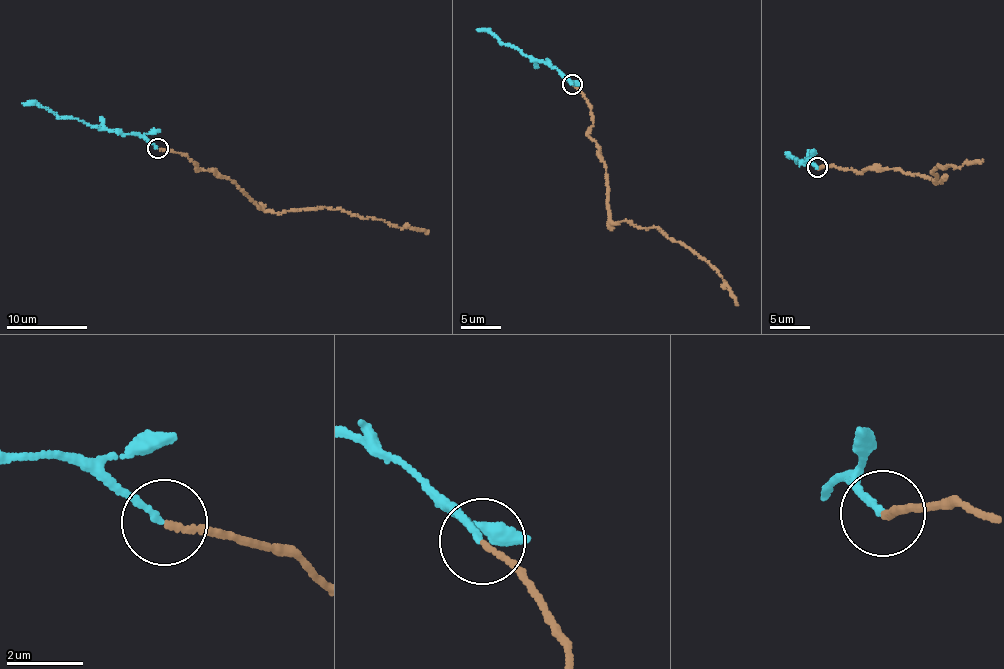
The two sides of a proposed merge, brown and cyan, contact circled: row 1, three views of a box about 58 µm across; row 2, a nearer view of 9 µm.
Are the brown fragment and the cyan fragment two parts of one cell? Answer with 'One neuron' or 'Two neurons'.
Two neurons

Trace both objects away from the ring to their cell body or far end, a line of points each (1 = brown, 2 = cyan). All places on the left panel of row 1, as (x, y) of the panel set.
1: (157, 148), (182, 154), (198, 169), (234, 181), (266, 211), (328, 207), (428, 230)
2: (157, 148), (137, 135), (98, 130), (76, 119), (59, 119), (46, 107), (22, 103)

